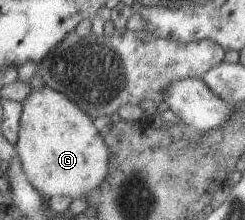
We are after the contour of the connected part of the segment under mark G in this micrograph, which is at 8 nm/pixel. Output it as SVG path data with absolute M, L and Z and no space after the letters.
M45 86L39 90L33 90L29 98L23 101L23 116L21 119L21 138L17 143L17 154L21 157L25 172L30 176L31 184L41 193L44 198L52 196L70 197L70 199L85 199L86 196L93 191L96 191L102 182L106 181L106 176L110 173L111 151L108 144L105 142L105 137L96 130L96 126L92 124L92 118L72 99L67 98L66 94L53 90Z

